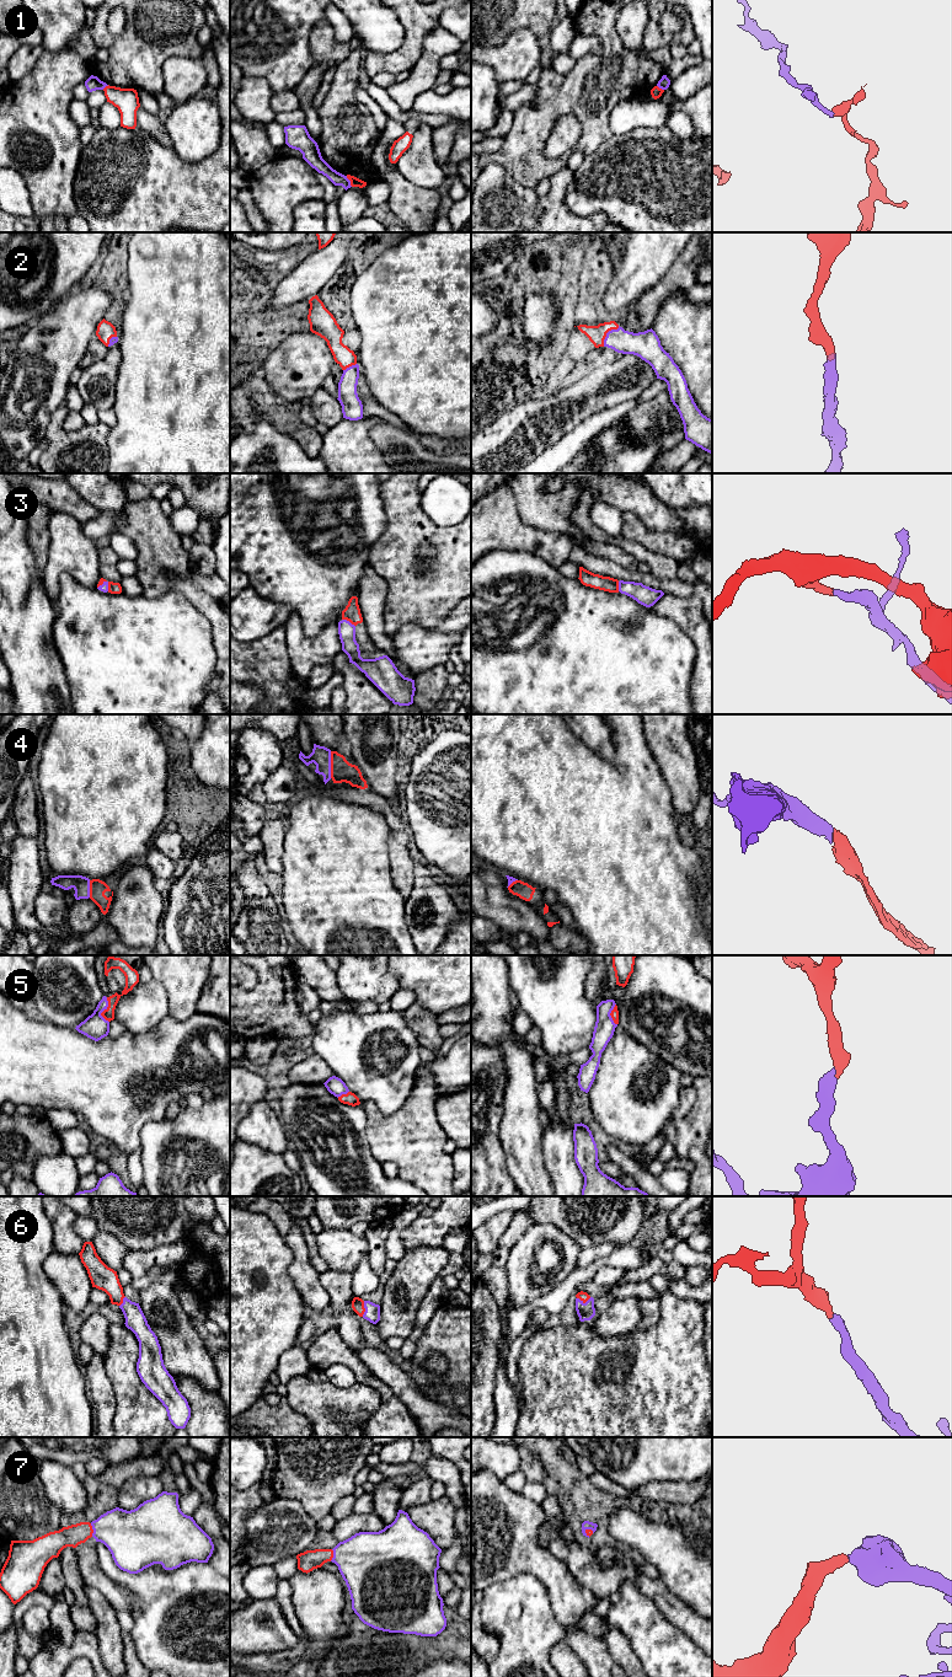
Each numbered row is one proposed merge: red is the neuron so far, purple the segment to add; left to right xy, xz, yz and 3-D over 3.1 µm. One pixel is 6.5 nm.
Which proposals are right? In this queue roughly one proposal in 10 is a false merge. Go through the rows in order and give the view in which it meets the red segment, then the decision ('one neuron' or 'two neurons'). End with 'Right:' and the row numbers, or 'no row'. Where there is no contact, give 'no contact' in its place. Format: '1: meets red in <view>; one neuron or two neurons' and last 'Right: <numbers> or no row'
1: meets red in xz; two neurons
2: meets red in yz; one neuron
3: meets red in xz; one neuron
4: meets red in xz; one neuron
5: meets red in xy; one neuron
6: meets red in xz; one neuron
7: meets red in xy; one neuron
Right: 2, 3, 4, 5, 6, 7

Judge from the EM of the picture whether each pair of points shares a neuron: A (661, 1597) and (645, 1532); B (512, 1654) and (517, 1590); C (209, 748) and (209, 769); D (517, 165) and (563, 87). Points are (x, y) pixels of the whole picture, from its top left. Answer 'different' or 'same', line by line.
A: different
B: same
C: same
D: same

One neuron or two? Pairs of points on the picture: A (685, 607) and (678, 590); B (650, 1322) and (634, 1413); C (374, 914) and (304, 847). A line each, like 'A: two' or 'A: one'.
A: two
B: two
C: one

